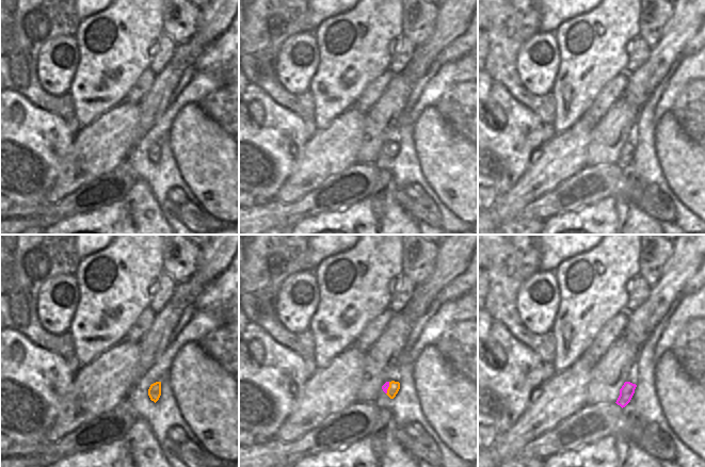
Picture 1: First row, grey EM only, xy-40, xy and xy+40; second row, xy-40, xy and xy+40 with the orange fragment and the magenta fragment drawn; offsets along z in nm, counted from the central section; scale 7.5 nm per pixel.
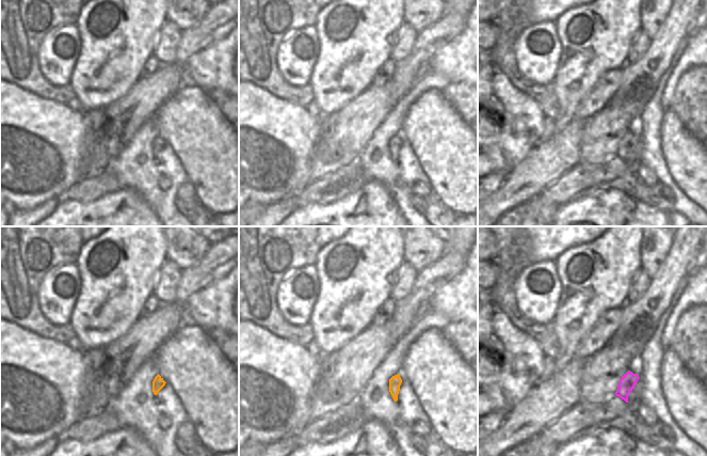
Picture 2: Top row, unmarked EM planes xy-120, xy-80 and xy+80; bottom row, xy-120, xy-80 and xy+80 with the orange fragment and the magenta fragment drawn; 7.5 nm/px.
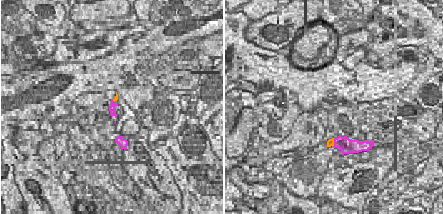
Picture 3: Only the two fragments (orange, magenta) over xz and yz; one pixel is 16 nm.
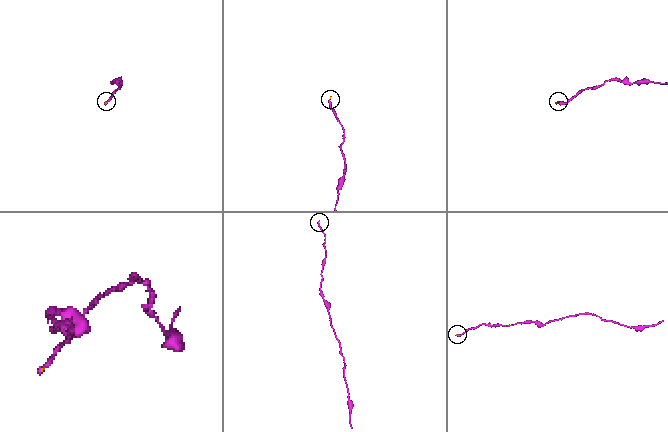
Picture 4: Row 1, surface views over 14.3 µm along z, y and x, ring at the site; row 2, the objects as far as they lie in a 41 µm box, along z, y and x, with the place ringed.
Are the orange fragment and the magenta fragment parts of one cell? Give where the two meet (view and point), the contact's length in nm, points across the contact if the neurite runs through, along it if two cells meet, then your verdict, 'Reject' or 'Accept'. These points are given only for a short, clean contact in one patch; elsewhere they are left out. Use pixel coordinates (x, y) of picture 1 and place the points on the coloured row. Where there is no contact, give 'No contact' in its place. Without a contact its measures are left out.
Touches orange at xy (388, 388). Shared border 100 nm. Path across: xy (394, 387), (388, 388), (386, 385). Accept.

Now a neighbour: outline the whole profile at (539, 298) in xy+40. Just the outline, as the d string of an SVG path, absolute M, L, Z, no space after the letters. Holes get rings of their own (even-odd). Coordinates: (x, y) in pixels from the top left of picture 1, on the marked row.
M538 271L517 291L519 319L535 335L551 331L559 306L560 289L554 271Z

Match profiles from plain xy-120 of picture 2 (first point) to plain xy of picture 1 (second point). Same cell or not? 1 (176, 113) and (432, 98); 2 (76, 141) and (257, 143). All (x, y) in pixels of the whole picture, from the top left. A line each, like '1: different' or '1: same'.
1: different
2: same

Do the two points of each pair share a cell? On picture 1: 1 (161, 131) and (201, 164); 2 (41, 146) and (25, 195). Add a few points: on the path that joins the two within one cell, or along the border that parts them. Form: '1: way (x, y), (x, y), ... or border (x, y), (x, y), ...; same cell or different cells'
1: border (178, 113), (170, 127), (166, 138); different cells
2: way (33, 158), (25, 166), (25, 183); same cell

